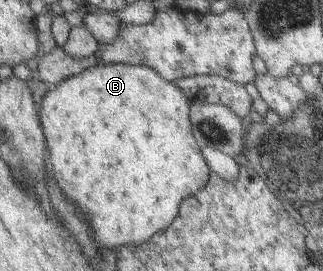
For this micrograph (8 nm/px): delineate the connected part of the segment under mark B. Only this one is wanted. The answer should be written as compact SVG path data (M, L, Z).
M108 63L108 65L102 66L98 64L78 75L72 75L68 79L62 80L55 87L52 86L47 89L39 111L43 132L48 137L48 141L50 141L50 151L52 151L50 161L52 161L54 177L58 179L58 185L62 187L62 191L66 193L66 197L72 203L84 205L84 207L78 207L78 209L88 217L88 223L94 229L96 243L100 243L102 247L118 251L122 247L130 247L132 243L136 243L136 245L148 243L156 233L160 233L164 227L168 227L168 223L176 215L179 215L179 207L182 203L188 197L195 195L196 191L200 191L200 187L204 187L208 183L210 169L208 169L207 161L204 160L202 149L198 149L199 145L196 145L194 133L191 129L191 104L188 102L188 97L184 95L184 91L180 89L179 83L168 83L152 67L128 63Z

